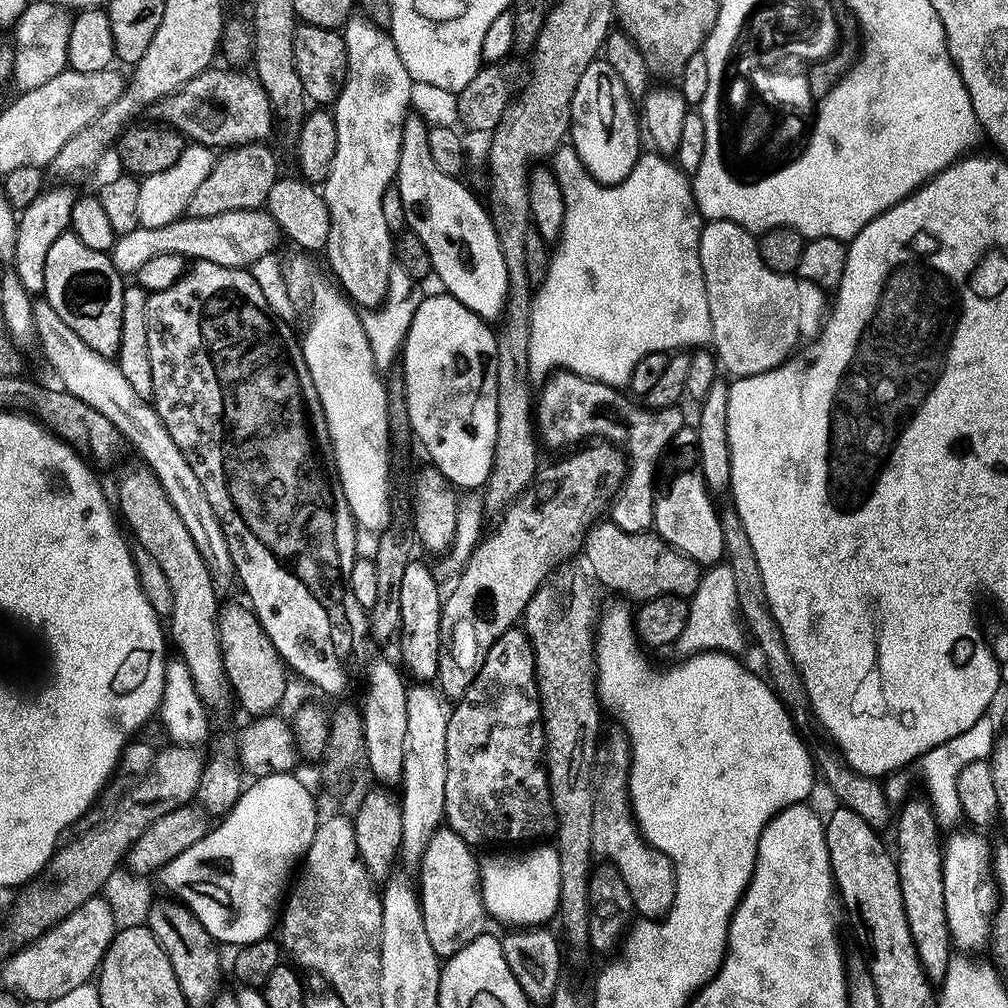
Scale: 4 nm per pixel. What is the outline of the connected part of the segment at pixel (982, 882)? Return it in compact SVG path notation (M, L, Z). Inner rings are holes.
M958 832L945 839L943 858L943 898L946 900L947 926L957 949L982 947L989 939L991 917L996 907L997 889L986 877L990 858L989 843L979 833Z

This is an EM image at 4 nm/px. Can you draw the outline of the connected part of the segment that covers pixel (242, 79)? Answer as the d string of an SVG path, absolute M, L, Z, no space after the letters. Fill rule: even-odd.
M209 66L202 74L190 78L190 82L186 82L177 92L148 105L146 115L152 119L149 121L159 122L161 125L174 128L189 141L202 144L205 148L213 150L227 150L238 144L267 141L269 139L267 136L272 132L272 124L274 125L274 113L266 90L260 85L255 75L248 73L247 76L244 70L233 70L228 66L216 67Z

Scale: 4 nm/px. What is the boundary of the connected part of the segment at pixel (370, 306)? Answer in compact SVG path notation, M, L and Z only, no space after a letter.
M367 18L356 19L349 19L342 29L346 68L344 82L334 101L338 146L334 146L334 162L330 162L330 174L324 179L322 195L330 214L326 255L328 264L332 267L331 275L353 305L364 310L375 310L387 298L388 279L394 265L394 236L388 231L386 218L382 218L382 194L393 187L396 179L404 119L410 115L411 108L408 107L412 104L414 81L406 70L391 35Z

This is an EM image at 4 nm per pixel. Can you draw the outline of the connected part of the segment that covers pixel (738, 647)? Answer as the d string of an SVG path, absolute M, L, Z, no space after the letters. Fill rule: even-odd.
M726 562L711 565L701 575L700 584L696 593L687 601L686 609L688 617L685 620L685 628L674 643L674 648L681 652L681 657L694 656L697 652L740 654L744 648L746 632L736 606L734 574L730 574L730 566Z

